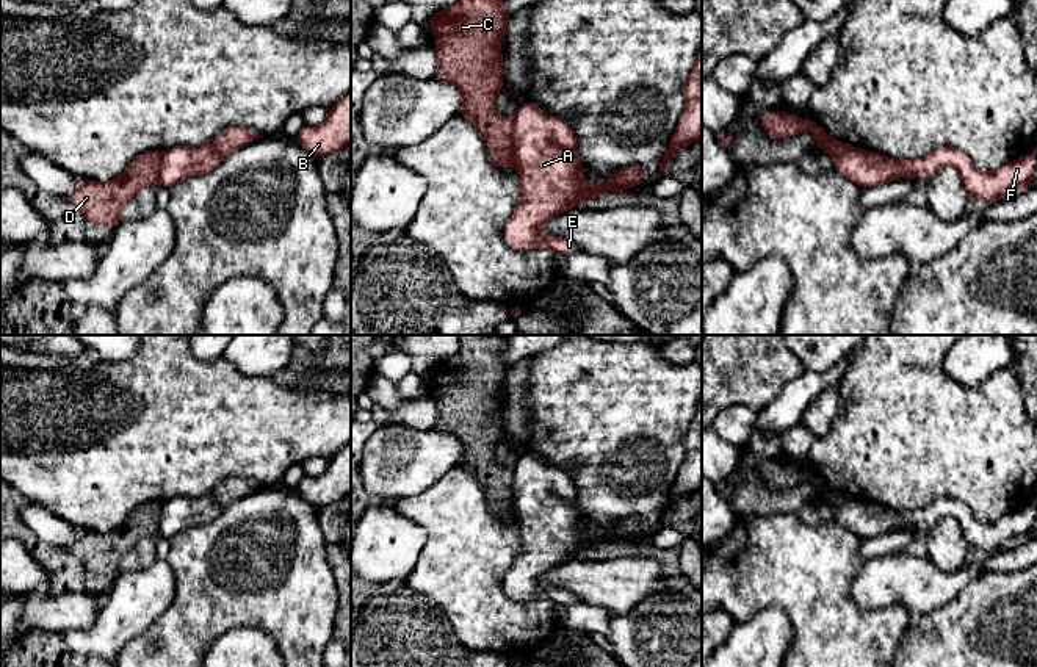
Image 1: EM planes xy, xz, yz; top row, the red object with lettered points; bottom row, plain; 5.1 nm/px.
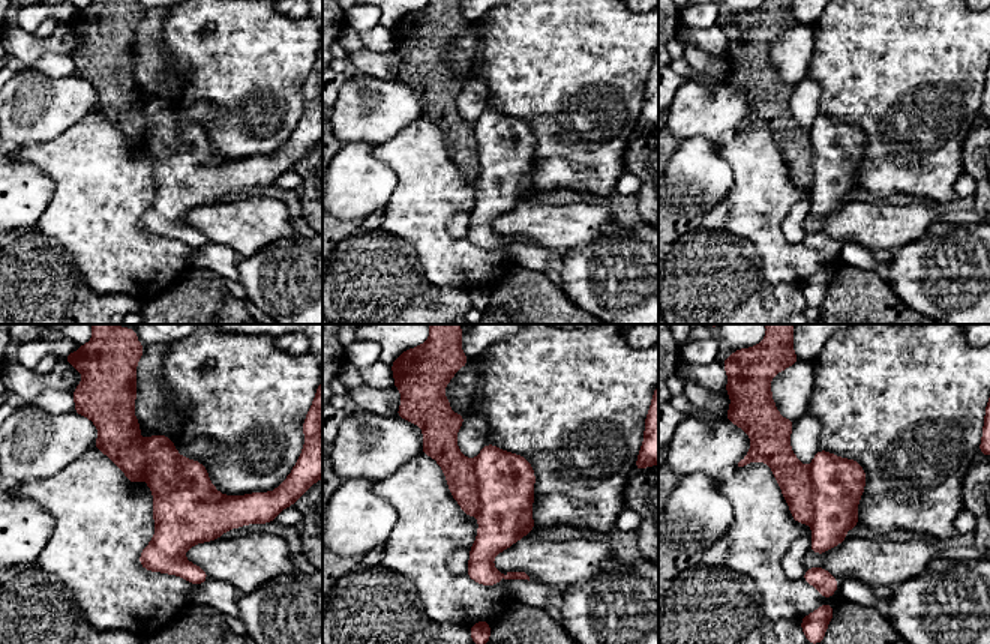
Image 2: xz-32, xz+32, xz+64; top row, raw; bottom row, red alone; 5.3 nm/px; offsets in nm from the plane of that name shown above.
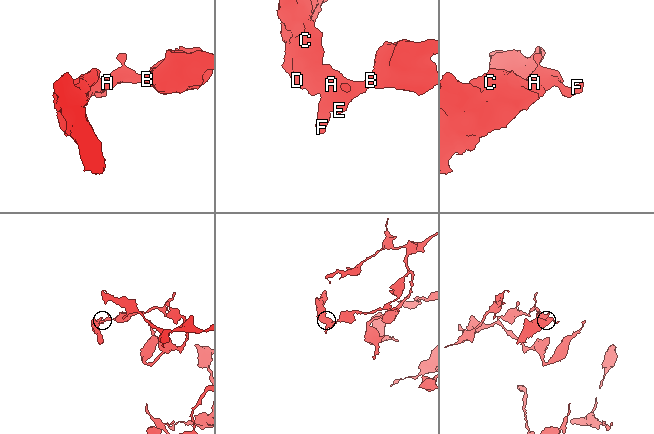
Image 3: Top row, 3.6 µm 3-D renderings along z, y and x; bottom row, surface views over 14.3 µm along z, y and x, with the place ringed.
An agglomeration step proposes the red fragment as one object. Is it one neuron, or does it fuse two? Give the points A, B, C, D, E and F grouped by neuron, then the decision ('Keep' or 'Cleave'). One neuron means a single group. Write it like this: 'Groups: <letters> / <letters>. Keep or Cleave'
Groups: A B E F / C D. Cleave

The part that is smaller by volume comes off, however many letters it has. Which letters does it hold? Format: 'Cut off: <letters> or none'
Cut off: C, D

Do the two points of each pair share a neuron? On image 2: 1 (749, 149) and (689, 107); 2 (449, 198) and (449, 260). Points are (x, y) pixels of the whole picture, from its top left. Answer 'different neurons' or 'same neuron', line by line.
1: different neurons
2: same neuron

